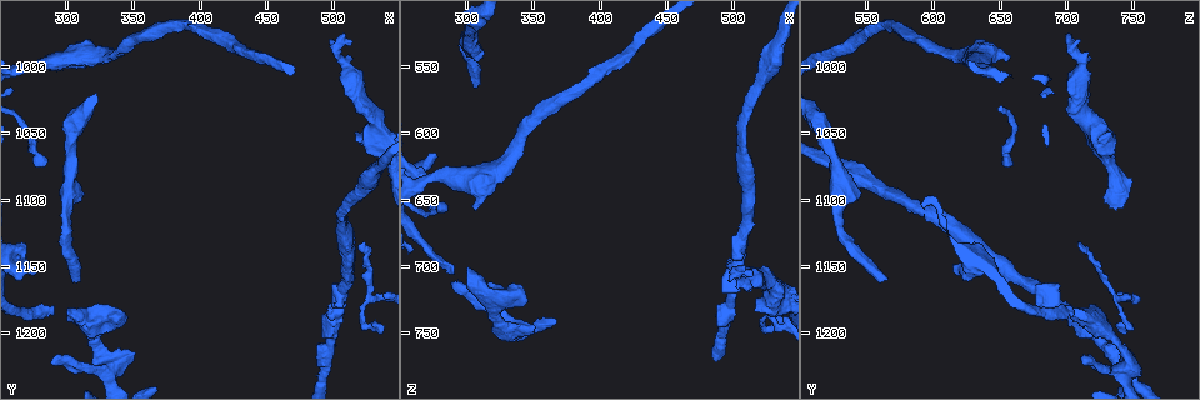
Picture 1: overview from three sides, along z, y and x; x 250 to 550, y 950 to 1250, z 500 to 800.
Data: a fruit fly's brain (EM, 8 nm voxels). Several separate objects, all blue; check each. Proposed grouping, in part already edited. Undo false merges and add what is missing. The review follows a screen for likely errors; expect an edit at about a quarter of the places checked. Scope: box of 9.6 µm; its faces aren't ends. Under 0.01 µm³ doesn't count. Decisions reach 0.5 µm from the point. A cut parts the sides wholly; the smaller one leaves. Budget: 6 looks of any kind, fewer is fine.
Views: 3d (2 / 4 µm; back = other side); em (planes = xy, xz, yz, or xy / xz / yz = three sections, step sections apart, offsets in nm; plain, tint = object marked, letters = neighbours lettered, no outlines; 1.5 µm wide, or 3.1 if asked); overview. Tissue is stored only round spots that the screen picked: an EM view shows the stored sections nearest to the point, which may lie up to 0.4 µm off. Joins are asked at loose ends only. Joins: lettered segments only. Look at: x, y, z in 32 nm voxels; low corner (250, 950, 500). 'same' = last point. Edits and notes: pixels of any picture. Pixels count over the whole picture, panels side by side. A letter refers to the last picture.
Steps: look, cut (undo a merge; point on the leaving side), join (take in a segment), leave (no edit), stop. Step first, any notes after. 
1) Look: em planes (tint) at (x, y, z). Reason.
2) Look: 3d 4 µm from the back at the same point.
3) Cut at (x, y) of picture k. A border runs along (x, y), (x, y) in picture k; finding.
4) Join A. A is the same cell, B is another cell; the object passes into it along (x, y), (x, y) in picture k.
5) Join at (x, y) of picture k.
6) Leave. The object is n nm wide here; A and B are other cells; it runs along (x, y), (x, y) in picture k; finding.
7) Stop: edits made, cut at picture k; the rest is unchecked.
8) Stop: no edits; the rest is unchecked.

Look: 3d 2 µm at (306, 1158, 564). End of a long branch.

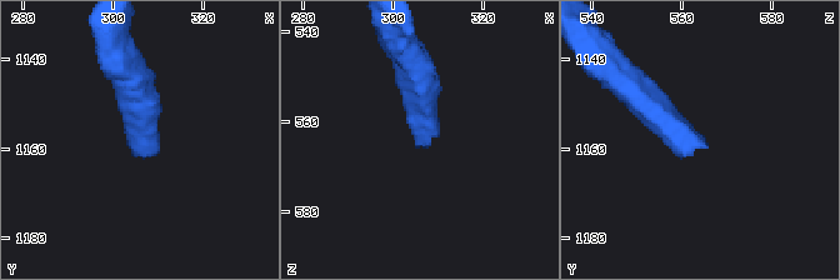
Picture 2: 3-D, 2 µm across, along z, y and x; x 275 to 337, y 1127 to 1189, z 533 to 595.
Look: em planes (plain) at (304, 1160, 566).

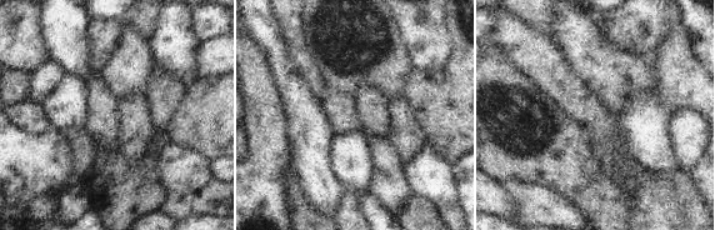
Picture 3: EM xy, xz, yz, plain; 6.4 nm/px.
Look: em planes (letters) at the same point. See the neighbours.

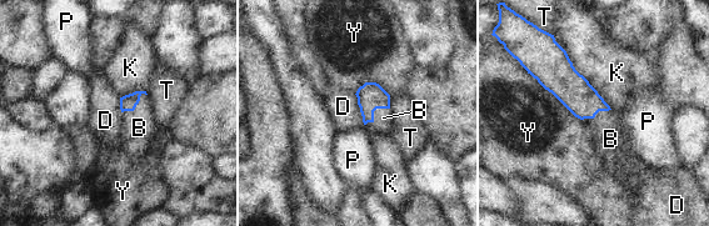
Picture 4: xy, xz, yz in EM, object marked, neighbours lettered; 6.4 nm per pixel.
Join at (383, 117) of picture 4. The longest contact is with K, 550 nm; B is the same cell, D, K, P, T and Y are other cells; the neuron continues.

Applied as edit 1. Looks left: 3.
Look: overview. Redraw.

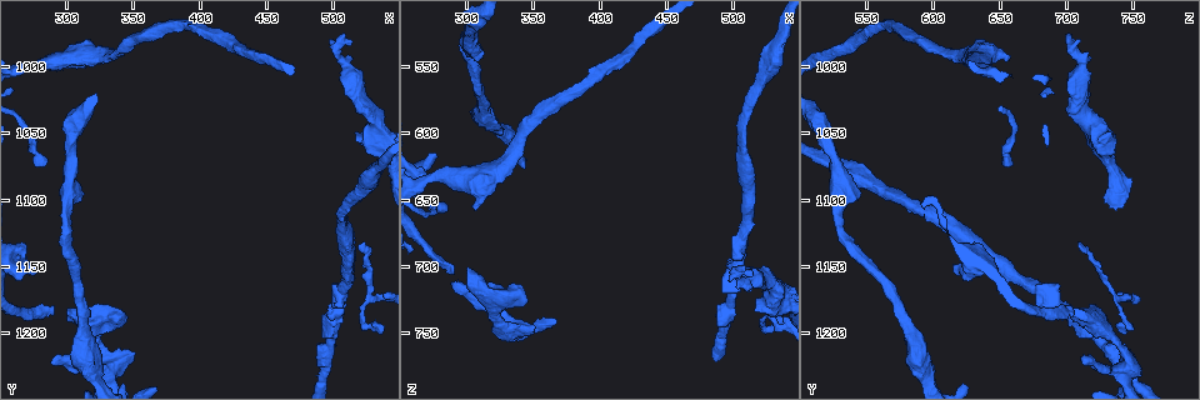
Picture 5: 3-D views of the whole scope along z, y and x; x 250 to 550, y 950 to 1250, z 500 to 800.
Look: 3d 2 µm at (514, 982, 708). End of a long branch.

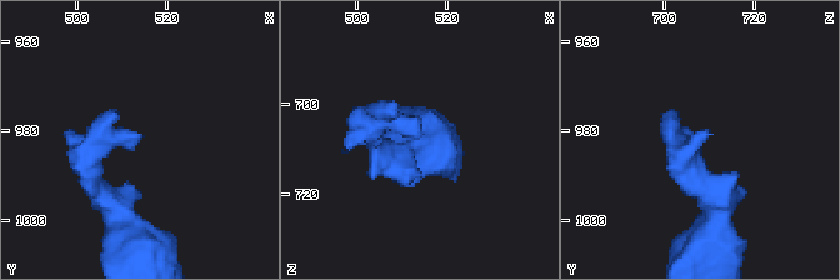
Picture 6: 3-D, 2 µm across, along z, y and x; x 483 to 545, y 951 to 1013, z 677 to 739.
Look: em planes (letters) at (514, 981, 706).

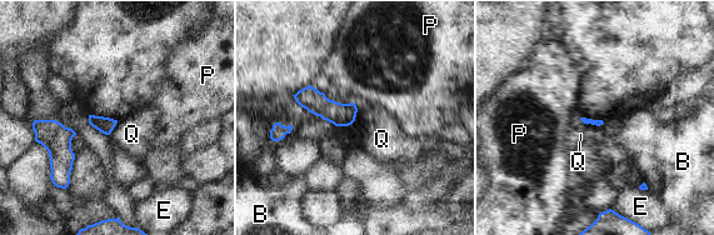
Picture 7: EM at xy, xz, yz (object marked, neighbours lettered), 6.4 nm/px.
Leave. B, E, P and Q are other cells; none of them fits.

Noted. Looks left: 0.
Stop: edits made, join at picture 4; the rest is unchecked.

